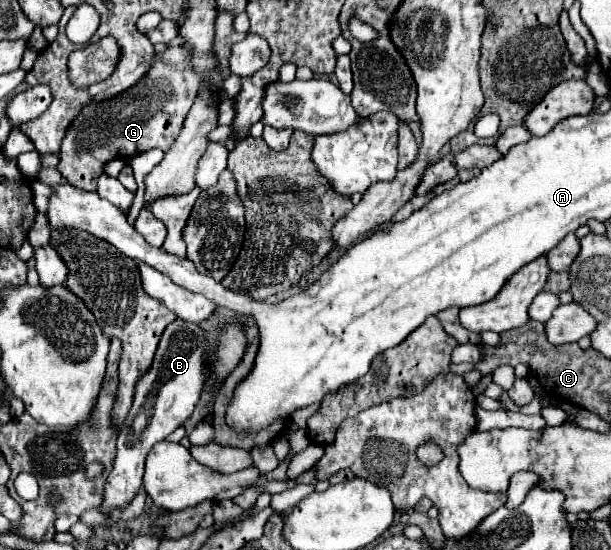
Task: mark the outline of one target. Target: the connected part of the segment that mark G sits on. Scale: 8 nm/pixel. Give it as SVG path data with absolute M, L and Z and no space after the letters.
M169 47L163 53L157 53L153 57L151 69L133 85L129 87L129 91L123 91L121 95L115 95L113 99L103 99L97 103L89 103L81 109L81 113L77 115L77 119L73 119L73 123L69 125L69 131L65 133L65 139L61 143L61 151L59 151L59 165L57 171L73 185L83 187L87 191L95 191L97 189L97 179L103 173L103 167L111 161L111 159L127 159L133 157L137 153L145 153L153 147L161 147L163 151L169 151L173 141L177 139L183 121L193 105L193 97L197 97L197 91L201 87L201 79L193 73L191 69L191 55L185 47Z

